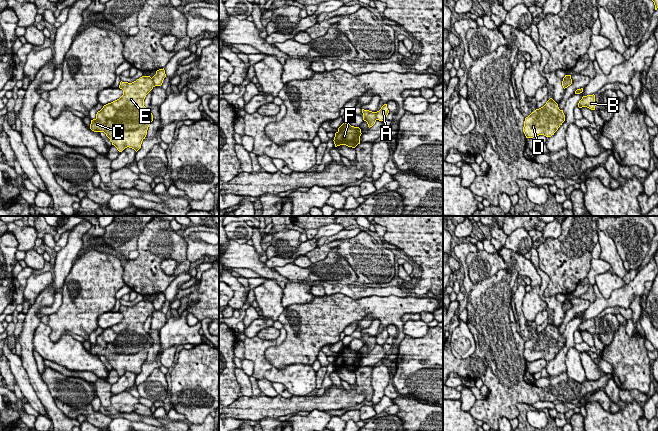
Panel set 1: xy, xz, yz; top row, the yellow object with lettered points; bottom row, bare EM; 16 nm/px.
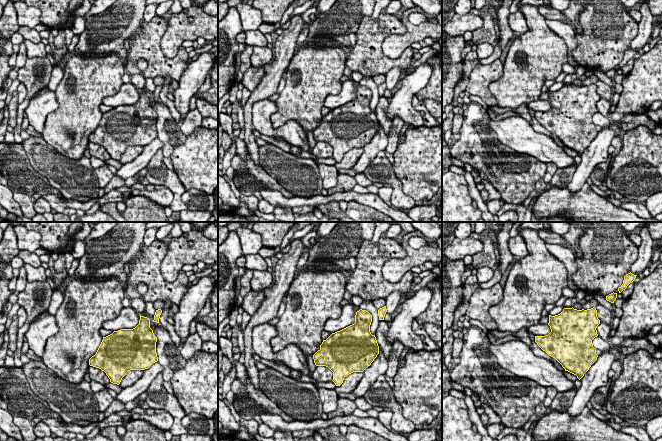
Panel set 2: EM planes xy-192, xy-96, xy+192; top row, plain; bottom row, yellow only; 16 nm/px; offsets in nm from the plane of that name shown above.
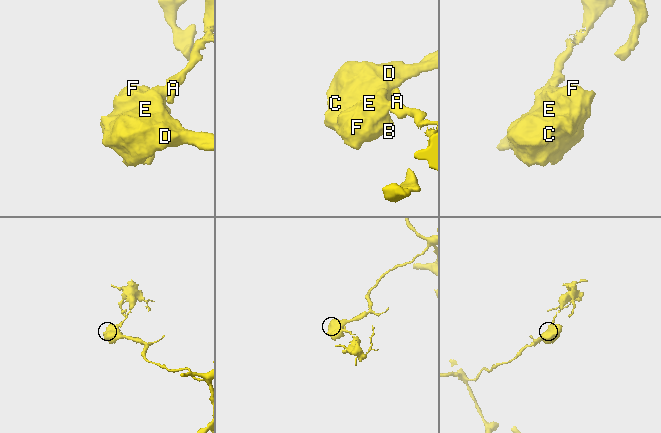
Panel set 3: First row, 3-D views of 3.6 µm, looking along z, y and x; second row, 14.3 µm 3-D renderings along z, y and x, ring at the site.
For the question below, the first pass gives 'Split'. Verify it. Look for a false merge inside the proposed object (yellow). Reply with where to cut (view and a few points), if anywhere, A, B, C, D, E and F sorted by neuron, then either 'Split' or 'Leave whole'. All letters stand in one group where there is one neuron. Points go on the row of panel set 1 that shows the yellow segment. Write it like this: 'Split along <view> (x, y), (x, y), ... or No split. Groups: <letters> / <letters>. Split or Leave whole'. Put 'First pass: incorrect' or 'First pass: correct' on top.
First pass: correct
Split along xy (151, 78), (155, 85). Groups: A / B C D E F. Split

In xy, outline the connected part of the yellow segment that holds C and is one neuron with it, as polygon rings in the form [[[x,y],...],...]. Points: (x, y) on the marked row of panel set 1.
[[[142,76],[132,83],[120,82],[123,95],[97,112],[90,129],[104,132],[119,152],[129,147],[136,152],[147,135],[153,115],[144,106],[146,95],[155,87],[150,76]]]

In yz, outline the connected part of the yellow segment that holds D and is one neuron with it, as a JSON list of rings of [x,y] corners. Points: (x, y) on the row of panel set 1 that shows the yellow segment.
[[[550,98],[546,104],[525,118],[523,132],[526,138],[539,135],[551,137],[565,121],[563,110]]]

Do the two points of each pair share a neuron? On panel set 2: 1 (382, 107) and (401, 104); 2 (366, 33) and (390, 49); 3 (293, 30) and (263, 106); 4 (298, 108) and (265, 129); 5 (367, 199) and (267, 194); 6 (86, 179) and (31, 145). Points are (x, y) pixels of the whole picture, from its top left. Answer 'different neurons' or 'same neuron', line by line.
1: different neurons
2: different neurons
3: different neurons
4: different neurons
5: same neuron
6: same neuron

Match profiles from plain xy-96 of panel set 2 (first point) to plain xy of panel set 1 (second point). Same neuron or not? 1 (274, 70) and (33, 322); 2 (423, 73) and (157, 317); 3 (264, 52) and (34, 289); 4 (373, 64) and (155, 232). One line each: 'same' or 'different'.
1: same
2: different
3: same
4: same

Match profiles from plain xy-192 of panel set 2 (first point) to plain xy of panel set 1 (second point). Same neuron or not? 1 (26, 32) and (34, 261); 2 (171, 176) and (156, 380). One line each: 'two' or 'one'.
1: one
2: one

